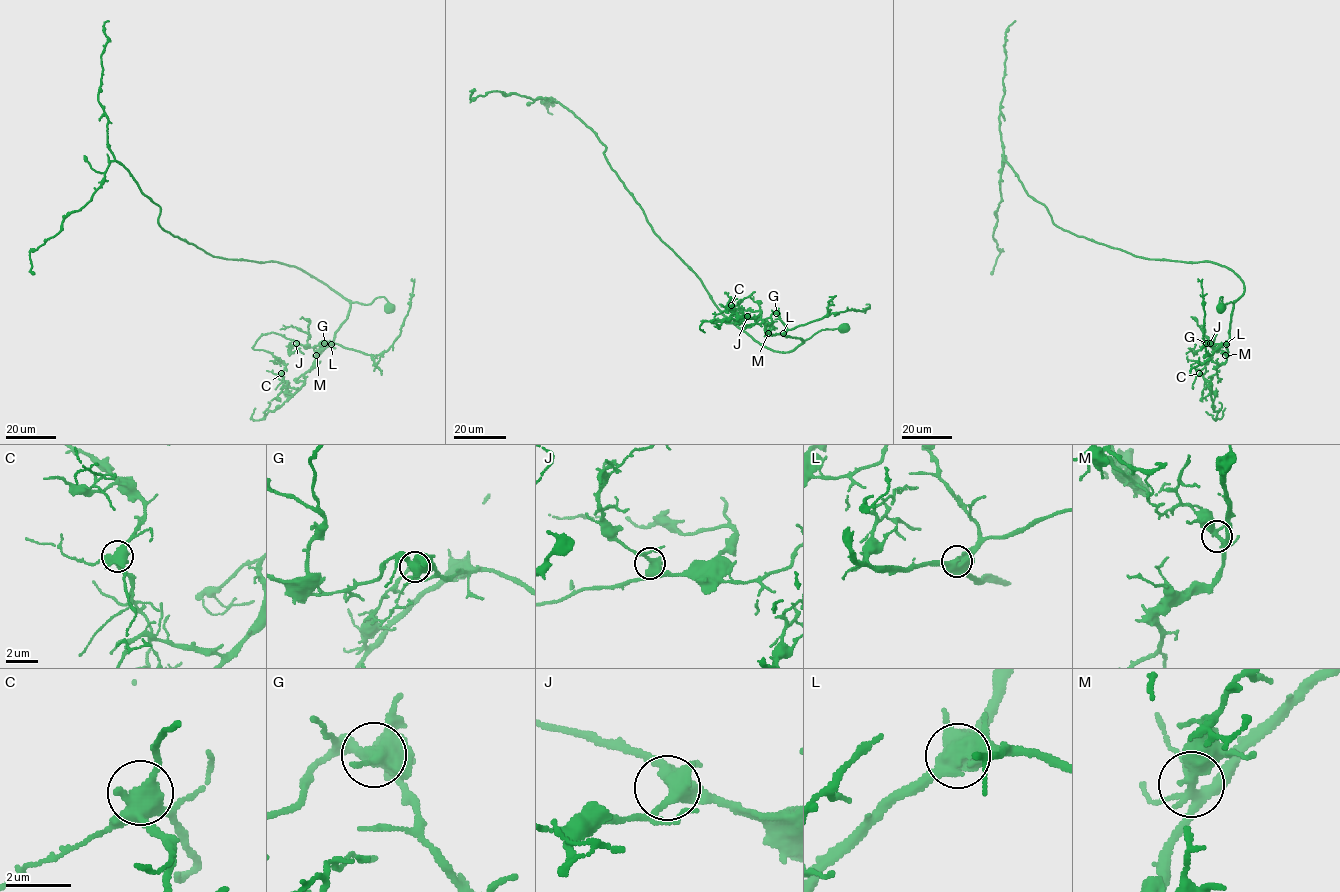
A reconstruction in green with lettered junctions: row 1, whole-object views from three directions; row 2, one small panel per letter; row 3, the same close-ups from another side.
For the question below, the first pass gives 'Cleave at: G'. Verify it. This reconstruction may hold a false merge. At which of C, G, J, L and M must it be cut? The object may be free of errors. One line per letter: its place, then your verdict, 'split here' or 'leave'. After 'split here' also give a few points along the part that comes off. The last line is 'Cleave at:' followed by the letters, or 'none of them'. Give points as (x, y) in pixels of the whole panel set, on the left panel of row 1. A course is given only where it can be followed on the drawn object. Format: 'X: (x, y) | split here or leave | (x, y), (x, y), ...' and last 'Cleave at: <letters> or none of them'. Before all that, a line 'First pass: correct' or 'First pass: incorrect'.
First pass: correct
C: (281, 373) | leave
G: (324, 343) | split here | (324, 343), (304, 347), (274, 332), (255, 342), (253, 349), (271, 352), (285, 364), (282, 375), (292, 396)
J: (296, 343) | leave
L: (331, 344) | leave
M: (316, 355) | leave
Cleave at: G

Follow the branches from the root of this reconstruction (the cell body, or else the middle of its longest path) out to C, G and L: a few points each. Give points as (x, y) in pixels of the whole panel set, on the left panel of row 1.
C: (389, 306), (383, 297), (368, 304), (351, 303), (334, 339), (304, 374), (299, 389), (287, 386), (281, 373)
G: (389, 306), (383, 297), (377, 297), (368, 304), (351, 303), (347, 318), (335, 332), (334, 343), (324, 343)
L: (389, 306), (383, 297), (377, 297), (368, 304), (351, 303), (347, 318), (331, 344)

